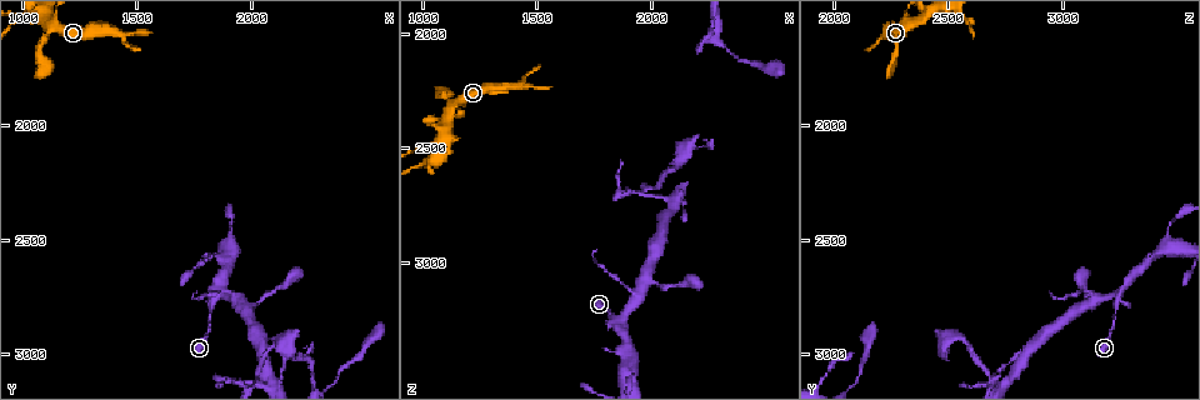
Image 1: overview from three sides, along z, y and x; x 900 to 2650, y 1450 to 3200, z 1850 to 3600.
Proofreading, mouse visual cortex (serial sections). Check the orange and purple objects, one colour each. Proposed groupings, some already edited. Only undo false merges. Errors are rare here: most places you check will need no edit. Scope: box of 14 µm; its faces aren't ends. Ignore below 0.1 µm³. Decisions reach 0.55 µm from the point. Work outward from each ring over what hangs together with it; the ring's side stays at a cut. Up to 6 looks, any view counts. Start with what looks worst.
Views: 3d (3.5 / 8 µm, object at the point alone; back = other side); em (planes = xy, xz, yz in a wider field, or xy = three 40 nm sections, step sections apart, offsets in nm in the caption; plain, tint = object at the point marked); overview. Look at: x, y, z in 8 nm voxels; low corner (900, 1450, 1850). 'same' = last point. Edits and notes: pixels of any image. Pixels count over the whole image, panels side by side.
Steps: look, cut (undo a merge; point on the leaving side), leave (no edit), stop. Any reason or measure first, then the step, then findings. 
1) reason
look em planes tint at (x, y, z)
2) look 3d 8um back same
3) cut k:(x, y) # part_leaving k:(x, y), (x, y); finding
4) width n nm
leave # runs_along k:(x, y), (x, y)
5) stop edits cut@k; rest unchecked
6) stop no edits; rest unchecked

a fork
look em xy step 1 tint at (1850, 2730, 3240)

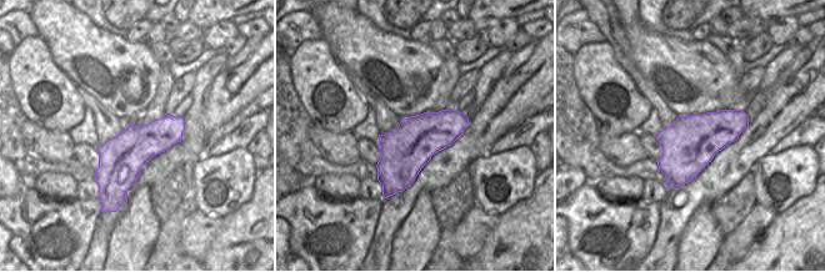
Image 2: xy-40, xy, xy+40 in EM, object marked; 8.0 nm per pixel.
look 3d 3.5um same

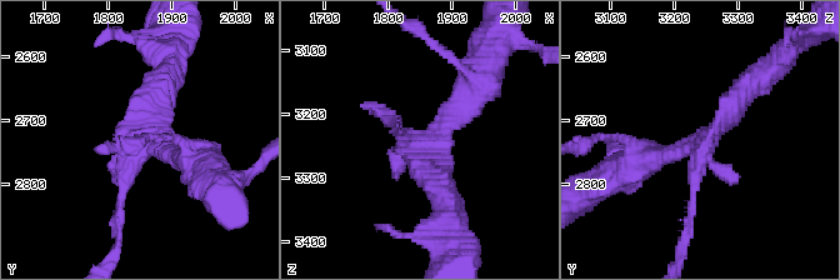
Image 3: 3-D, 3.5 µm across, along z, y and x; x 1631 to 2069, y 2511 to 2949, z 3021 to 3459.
width 400 nm
leave # runs_along 3:(118, 221), (144, 148), (205, 159); one cell here

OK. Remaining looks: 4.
abrupt turn
look 3d 3.5um at (2000, 3120, 2680)

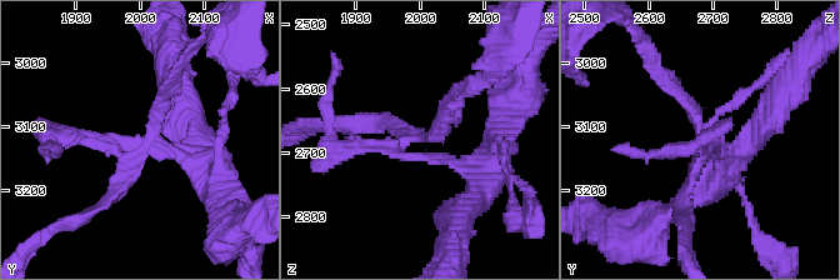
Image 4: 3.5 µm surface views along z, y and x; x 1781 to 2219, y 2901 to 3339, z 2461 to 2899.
now the EM
look em xy step 3 tint at (2010, 3120, 2680)

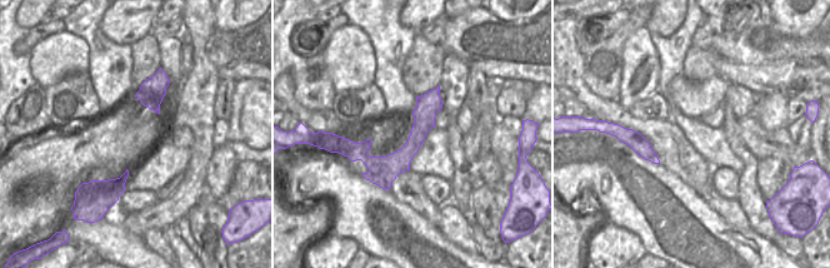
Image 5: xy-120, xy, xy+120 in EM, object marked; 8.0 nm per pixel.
leave # runs_along 4:(718, 148), (663, 71); one cell here

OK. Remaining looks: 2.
abrupt turn
look 3d 3.5um at (2140, 2930, 2510)

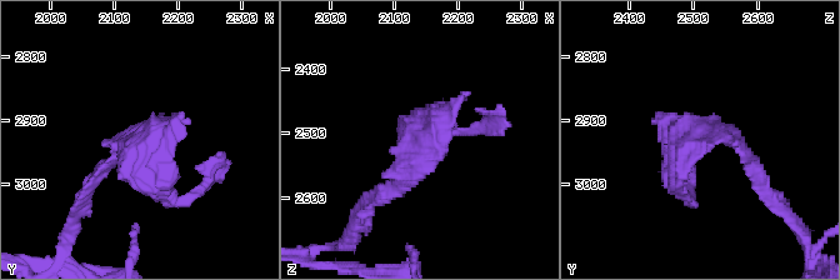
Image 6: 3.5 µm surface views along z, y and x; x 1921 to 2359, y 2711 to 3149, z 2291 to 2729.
look em xy step 1 tint at (2140, 2925, 2525)

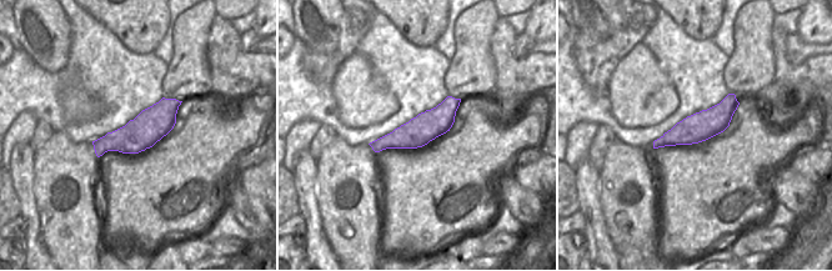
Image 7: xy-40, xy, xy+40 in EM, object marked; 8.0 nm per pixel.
leave # runs_along 7:(456, 101), (417, 133), (375, 146); one cell here

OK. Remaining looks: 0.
stop no edits; rest unchecked

